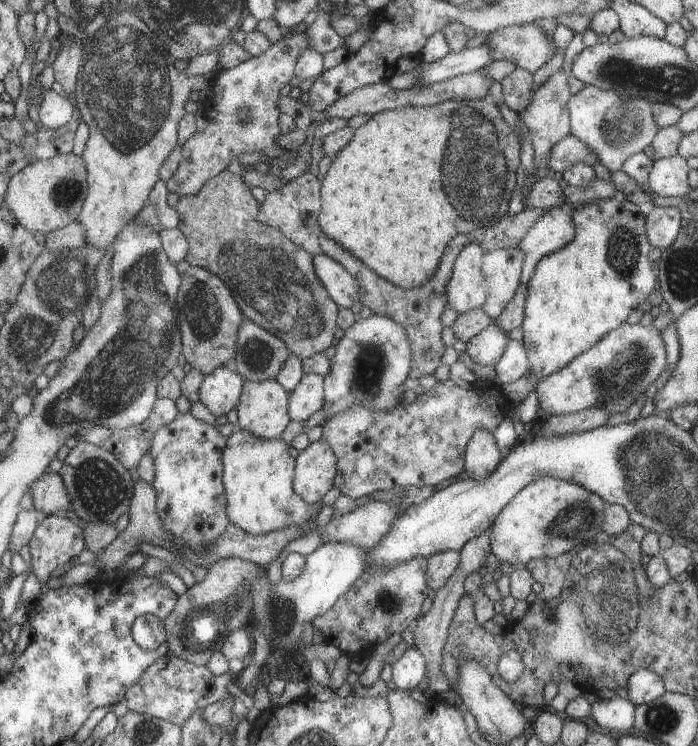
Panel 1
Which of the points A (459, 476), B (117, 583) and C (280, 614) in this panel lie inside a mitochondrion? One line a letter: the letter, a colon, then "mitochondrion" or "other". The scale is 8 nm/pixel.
A: other
B: other
C: mitochondrion

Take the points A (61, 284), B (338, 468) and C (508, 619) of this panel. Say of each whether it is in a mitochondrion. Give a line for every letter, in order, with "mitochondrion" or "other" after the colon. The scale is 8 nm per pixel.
A: mitochondrion
B: other
C: other

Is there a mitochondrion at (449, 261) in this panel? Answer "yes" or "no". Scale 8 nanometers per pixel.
no

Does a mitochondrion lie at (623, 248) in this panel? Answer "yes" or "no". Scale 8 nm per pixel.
yes

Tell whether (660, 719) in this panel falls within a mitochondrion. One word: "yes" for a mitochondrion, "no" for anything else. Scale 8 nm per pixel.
yes

